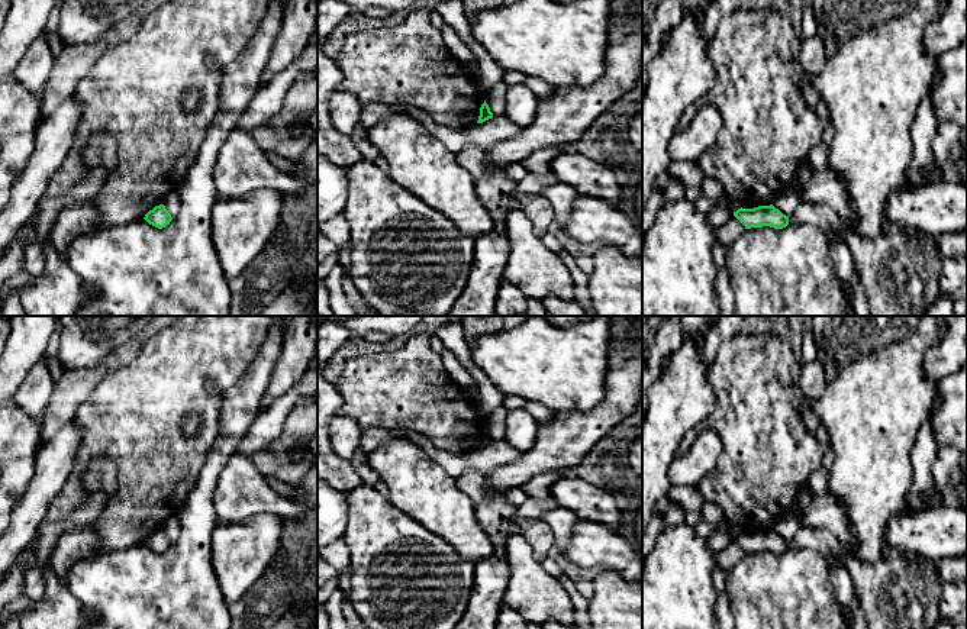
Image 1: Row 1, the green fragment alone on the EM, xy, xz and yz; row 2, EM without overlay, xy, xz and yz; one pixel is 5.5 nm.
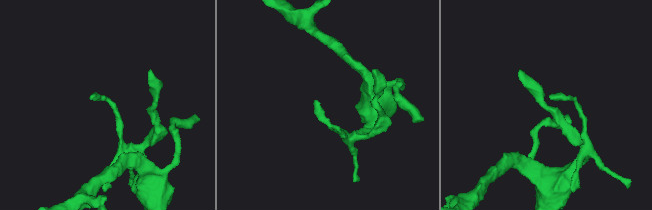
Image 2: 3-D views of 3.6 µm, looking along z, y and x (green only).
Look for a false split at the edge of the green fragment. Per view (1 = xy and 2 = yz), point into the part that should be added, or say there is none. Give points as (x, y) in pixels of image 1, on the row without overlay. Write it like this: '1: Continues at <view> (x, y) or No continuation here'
1: No continuation here
2: No continuation here

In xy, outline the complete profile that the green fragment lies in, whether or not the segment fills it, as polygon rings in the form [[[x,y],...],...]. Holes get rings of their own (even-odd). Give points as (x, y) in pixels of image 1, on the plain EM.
[[[164,529],[155,530],[152,535],[149,535],[144,542],[149,549],[162,554],[173,545],[171,539],[165,533]]]

